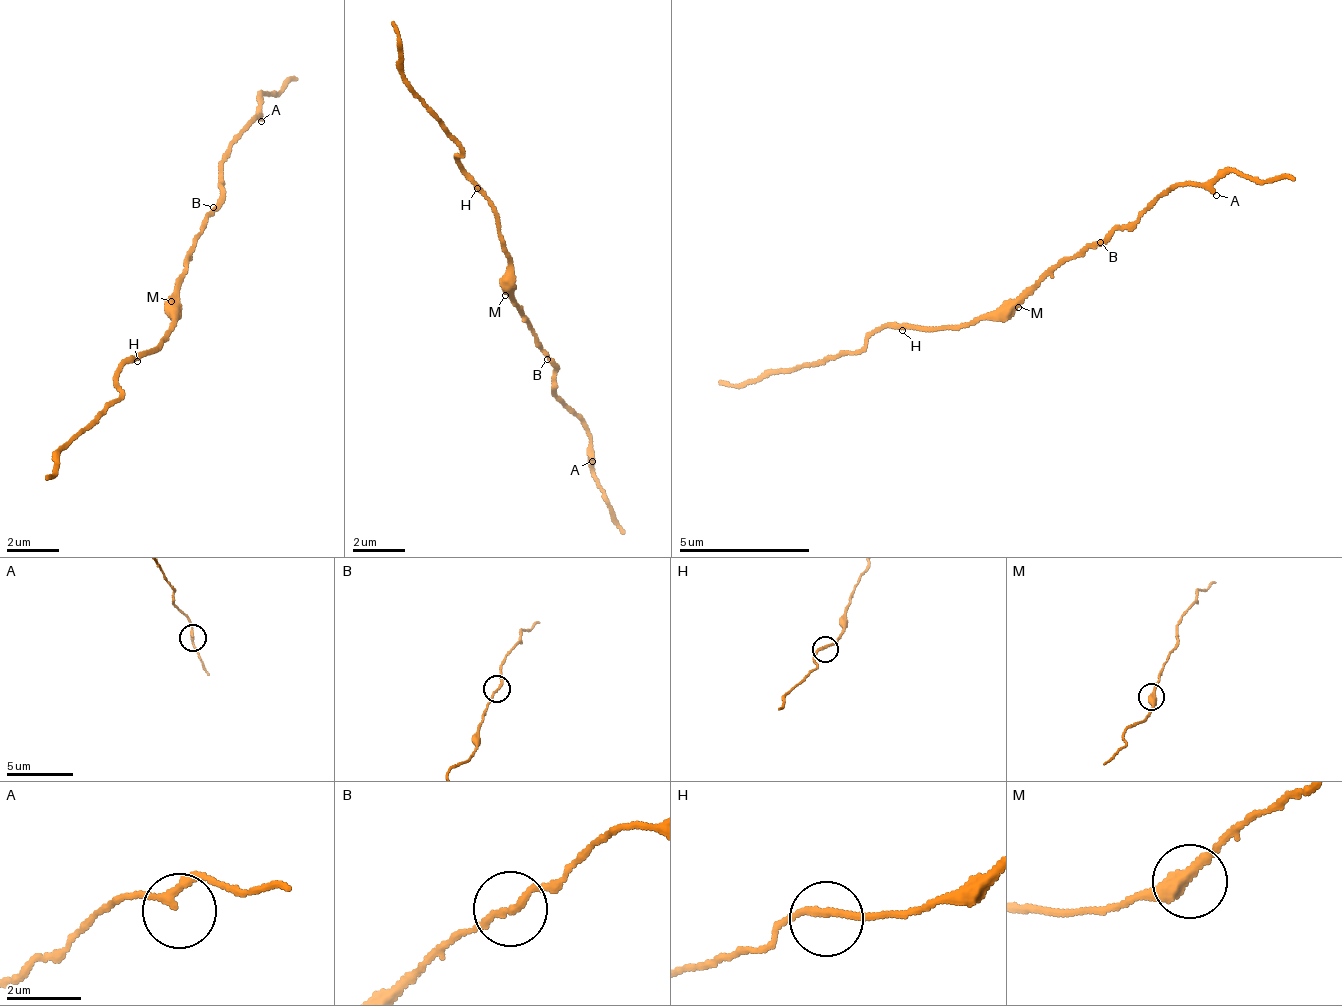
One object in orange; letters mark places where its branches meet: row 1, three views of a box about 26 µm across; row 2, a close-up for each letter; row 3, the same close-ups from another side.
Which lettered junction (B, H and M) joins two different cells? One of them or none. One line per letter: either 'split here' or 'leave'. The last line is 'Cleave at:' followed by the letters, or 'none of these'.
B: leave
H: leave
M: leave
Cleave at: none of these

